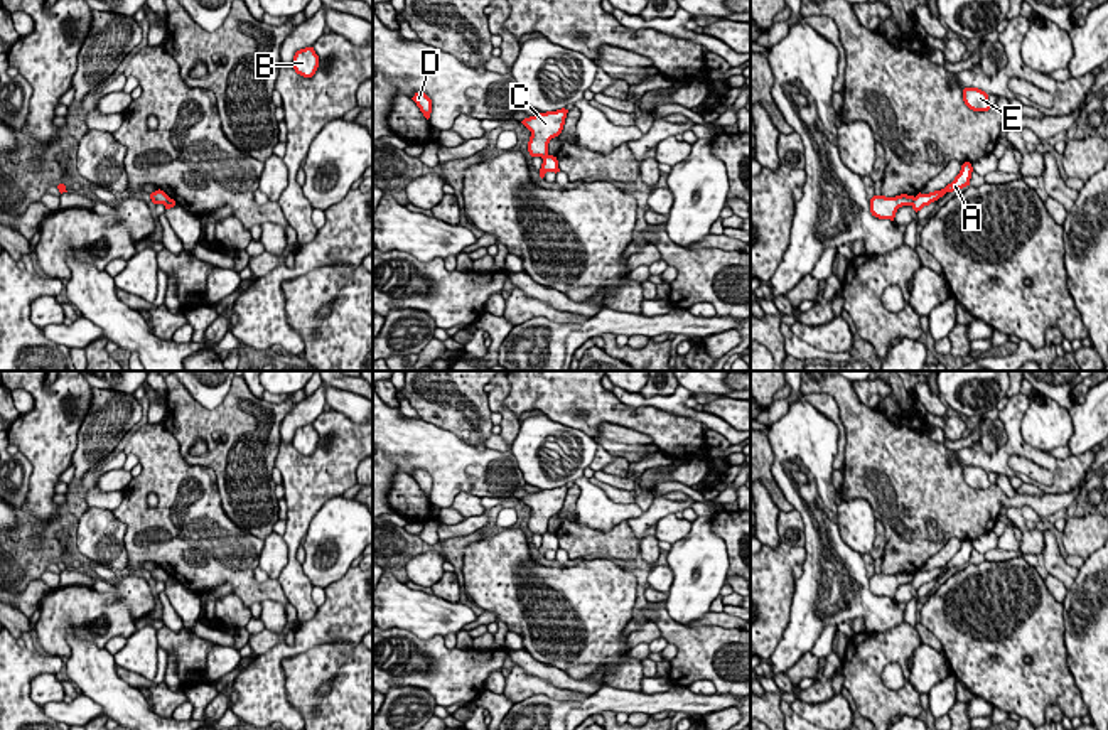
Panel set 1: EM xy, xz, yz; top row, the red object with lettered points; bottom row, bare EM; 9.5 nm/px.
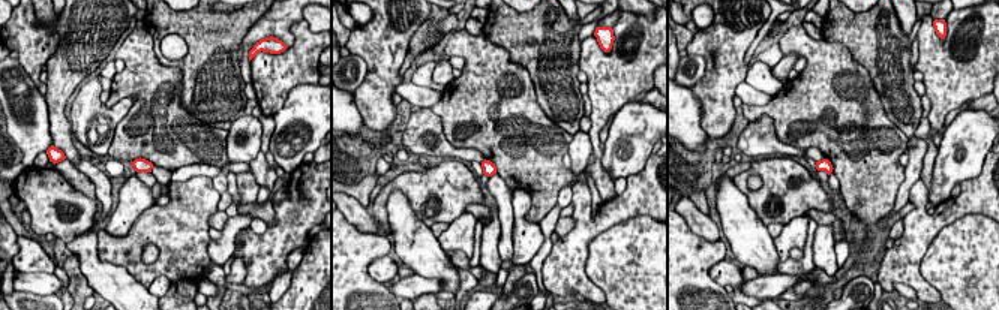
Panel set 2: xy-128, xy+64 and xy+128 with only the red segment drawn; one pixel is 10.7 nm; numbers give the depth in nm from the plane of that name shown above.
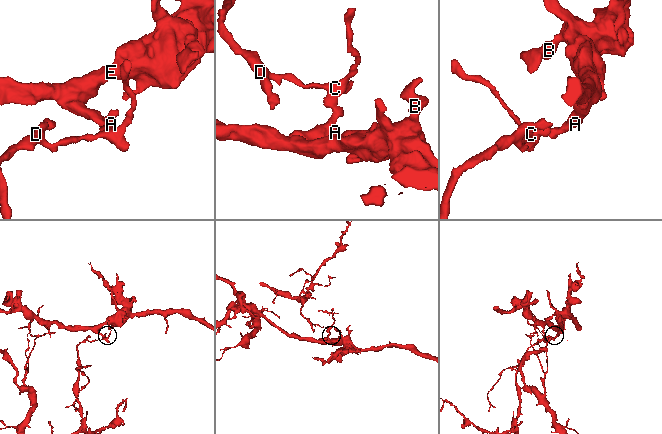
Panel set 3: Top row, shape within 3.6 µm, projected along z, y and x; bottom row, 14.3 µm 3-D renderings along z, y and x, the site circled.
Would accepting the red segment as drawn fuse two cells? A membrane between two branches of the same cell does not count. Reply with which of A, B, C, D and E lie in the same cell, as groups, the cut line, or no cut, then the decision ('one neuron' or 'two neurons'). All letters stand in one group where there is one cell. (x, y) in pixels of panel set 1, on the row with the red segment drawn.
A B E / C D; cut in yz along (914, 198), (911, 204); two neurons

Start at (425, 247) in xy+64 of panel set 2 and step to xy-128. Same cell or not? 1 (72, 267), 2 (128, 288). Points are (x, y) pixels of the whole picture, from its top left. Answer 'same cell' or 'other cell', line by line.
1: other cell
2: same cell

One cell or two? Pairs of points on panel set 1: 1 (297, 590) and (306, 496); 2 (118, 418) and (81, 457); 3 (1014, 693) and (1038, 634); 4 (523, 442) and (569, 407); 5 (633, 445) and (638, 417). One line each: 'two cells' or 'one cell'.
1: one cell
2: one cell
3: one cell
4: two cells
5: two cells

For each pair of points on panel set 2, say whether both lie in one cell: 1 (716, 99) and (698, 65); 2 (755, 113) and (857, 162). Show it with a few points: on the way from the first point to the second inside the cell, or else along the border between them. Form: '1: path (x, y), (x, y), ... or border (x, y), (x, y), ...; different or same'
1: border (689, 53), (705, 62), (705, 74), (692, 87); different
2: path (780, 111), (807, 111), (833, 137); same

